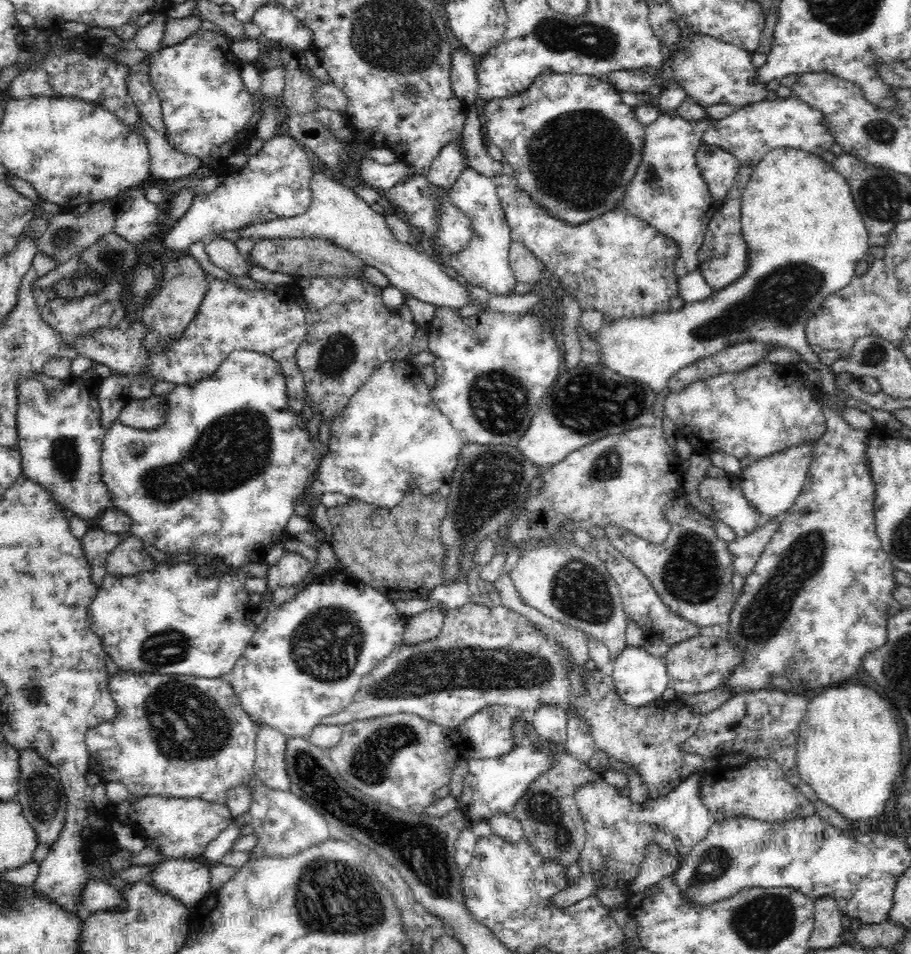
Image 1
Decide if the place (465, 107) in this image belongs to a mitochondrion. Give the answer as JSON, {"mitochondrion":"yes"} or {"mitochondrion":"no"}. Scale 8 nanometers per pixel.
{"mitochondrion":"no"}

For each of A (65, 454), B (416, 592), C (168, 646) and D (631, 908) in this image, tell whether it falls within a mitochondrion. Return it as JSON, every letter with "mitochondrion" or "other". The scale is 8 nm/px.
{"A":"mitochondrion","B":"other","C":"mitochondrion","D":"other"}

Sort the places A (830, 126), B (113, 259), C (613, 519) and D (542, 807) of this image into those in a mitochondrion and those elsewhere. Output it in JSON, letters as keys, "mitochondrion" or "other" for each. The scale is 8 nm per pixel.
{"A":"other","B":"mitochondrion","C":"other","D":"mitochondrion"}

